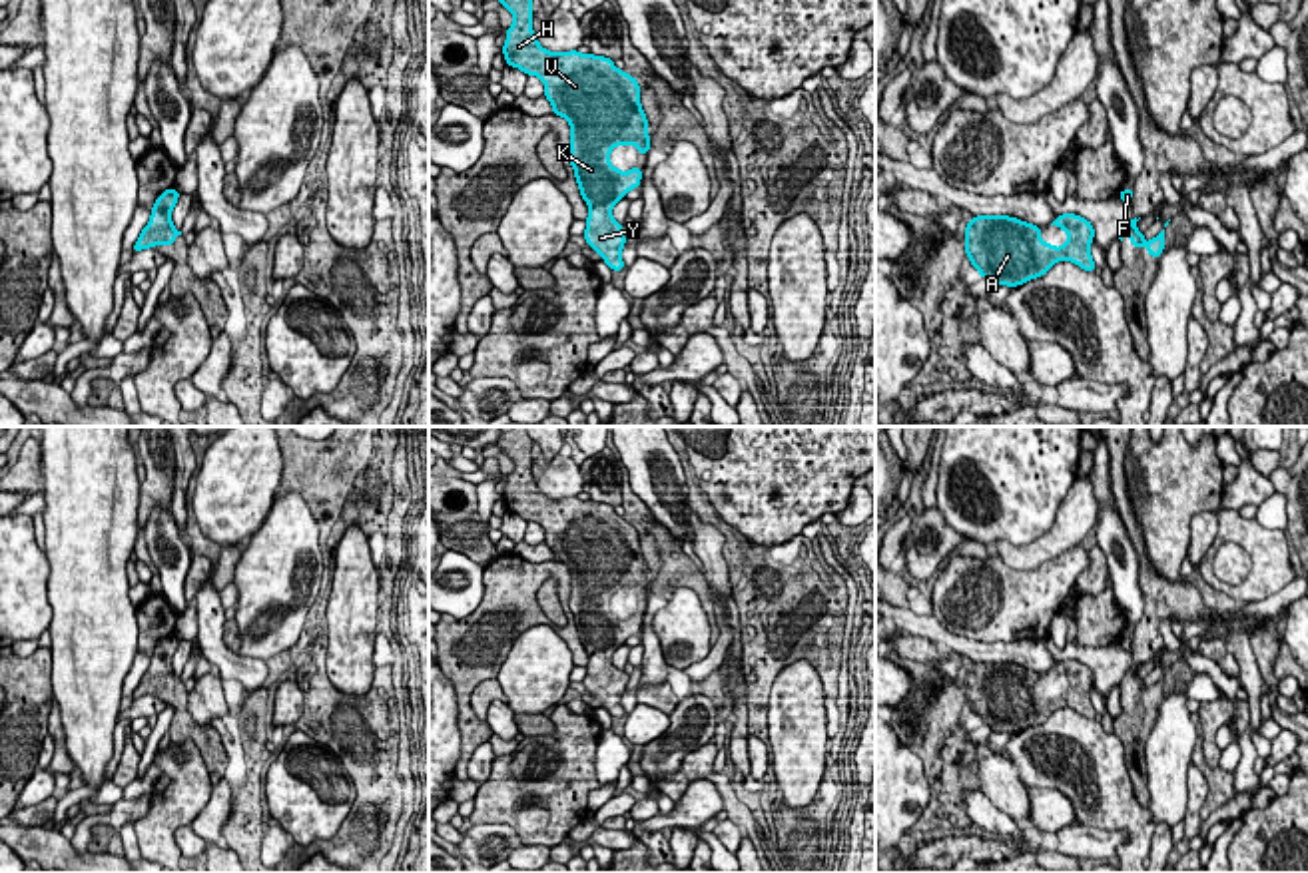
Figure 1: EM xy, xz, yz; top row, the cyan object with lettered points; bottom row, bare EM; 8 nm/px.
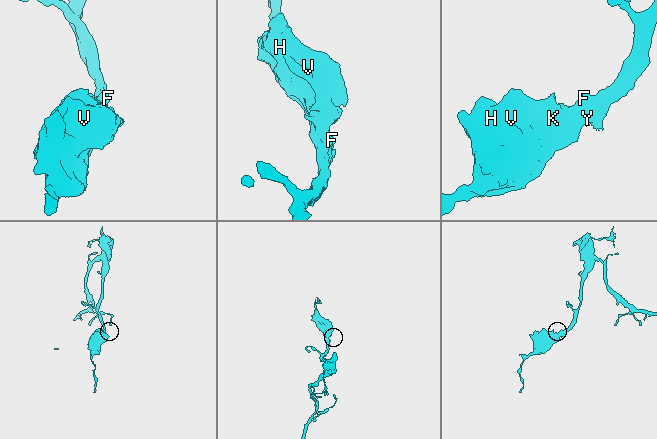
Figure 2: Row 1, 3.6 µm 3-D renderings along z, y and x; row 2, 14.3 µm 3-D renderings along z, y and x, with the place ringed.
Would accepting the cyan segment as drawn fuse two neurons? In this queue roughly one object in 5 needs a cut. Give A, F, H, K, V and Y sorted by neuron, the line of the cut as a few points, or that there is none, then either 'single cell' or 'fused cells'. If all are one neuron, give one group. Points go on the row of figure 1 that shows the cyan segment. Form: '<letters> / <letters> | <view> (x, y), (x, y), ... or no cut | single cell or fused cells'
A F H K V Y | no cut | single cell

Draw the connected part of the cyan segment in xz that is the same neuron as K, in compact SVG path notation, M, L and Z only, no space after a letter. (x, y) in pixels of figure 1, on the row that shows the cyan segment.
M500 0L514 22L506 30L502 56L506 66L544 84L552 114L570 124L570 165L578 191L588 205L584 239L612 271L622 271L626 237L612 217L614 205L630 189L640 187L642 171L616 169L610 153L616 146L650 149L648 120L640 104L638 80L614 66L606 56L548 52L532 30L532 0Z

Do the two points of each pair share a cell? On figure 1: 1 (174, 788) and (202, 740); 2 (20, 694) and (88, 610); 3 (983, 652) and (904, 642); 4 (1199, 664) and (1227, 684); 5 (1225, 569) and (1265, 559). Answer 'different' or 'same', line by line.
1: different
2: different
3: different
4: same
5: different

